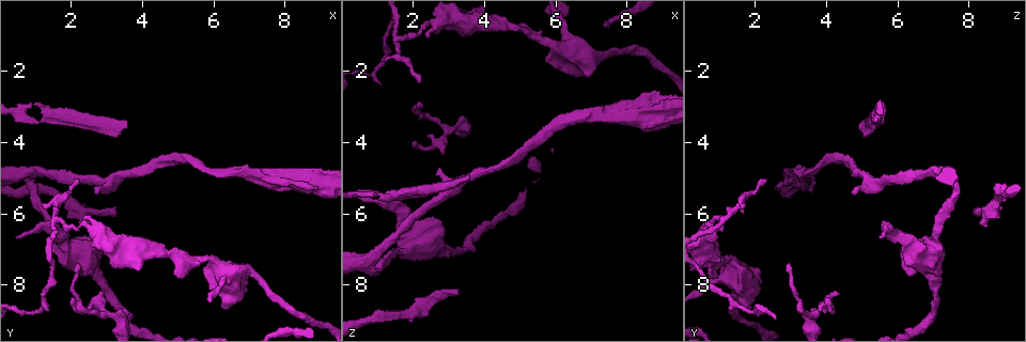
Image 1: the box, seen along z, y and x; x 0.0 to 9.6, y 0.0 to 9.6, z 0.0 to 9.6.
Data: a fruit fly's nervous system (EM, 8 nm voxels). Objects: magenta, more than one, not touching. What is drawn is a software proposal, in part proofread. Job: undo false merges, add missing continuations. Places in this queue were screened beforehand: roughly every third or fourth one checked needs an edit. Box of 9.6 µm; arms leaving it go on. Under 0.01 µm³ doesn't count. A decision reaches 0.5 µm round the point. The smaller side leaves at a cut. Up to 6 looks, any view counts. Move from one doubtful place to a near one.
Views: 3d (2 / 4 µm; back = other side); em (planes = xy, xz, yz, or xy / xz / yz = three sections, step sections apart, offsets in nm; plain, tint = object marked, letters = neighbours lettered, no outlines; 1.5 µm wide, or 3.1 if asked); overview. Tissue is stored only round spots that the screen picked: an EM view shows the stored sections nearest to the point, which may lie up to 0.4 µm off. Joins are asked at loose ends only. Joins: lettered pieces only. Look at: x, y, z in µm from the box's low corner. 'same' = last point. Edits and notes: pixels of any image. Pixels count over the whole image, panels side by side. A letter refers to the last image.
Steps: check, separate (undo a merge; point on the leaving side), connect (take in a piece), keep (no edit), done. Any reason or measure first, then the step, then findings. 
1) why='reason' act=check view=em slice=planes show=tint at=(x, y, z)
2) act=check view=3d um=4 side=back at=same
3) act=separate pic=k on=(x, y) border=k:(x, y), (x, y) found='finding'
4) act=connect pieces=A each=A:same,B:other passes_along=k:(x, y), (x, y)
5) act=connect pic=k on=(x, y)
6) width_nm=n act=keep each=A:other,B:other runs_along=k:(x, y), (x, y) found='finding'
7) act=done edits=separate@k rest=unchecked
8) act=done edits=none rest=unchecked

why='an open end' act=check view=3d um=4 side=back at=(2.15, 7.45, 2.95)

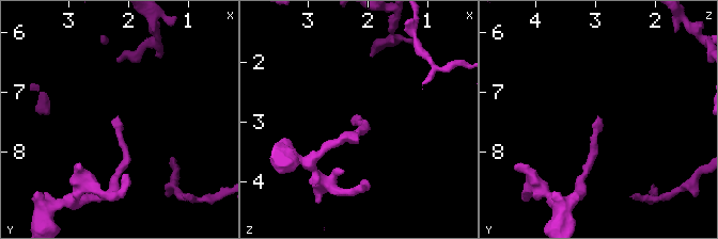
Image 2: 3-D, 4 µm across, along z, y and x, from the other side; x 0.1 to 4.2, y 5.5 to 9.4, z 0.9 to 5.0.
act=check view=em slice=planes show=letters at=(2.20, 7.45, 2.90)

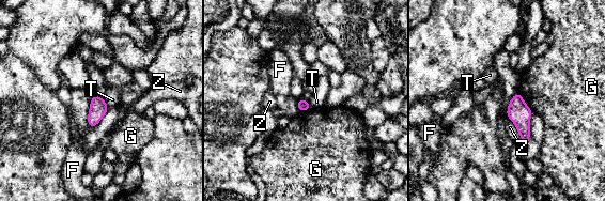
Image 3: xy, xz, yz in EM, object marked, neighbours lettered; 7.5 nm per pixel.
act=keep each=F:other,G:other,T:other,Z:other border=3:(103, 98), (109, 107) found='none of them fits'

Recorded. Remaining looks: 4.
act=check view=3d um=4 at=(2.80, 8.25, 4.35)

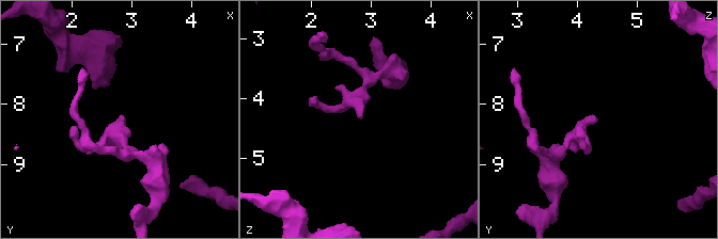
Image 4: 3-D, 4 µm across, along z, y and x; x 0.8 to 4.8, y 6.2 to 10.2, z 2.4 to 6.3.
why='now the EM' act=check view=em slice=xz step=4 show=tint at=(2.80, 8.20, 4.35)

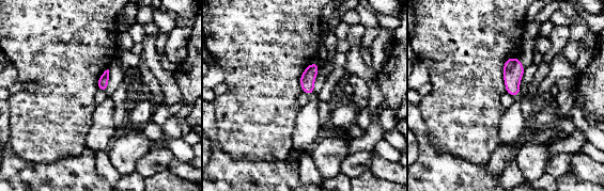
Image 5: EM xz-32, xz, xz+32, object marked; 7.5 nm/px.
act=check view=em slice=xy step=8 show=letters at=same

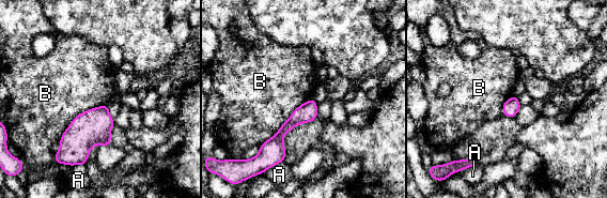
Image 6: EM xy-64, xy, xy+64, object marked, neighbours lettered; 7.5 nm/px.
act=keep each=A:other,B:other runs_along=6:(314, 105), (266, 145) found='no lettered piece goes on from it'

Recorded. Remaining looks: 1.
act=done edits=none rest=unchecked

